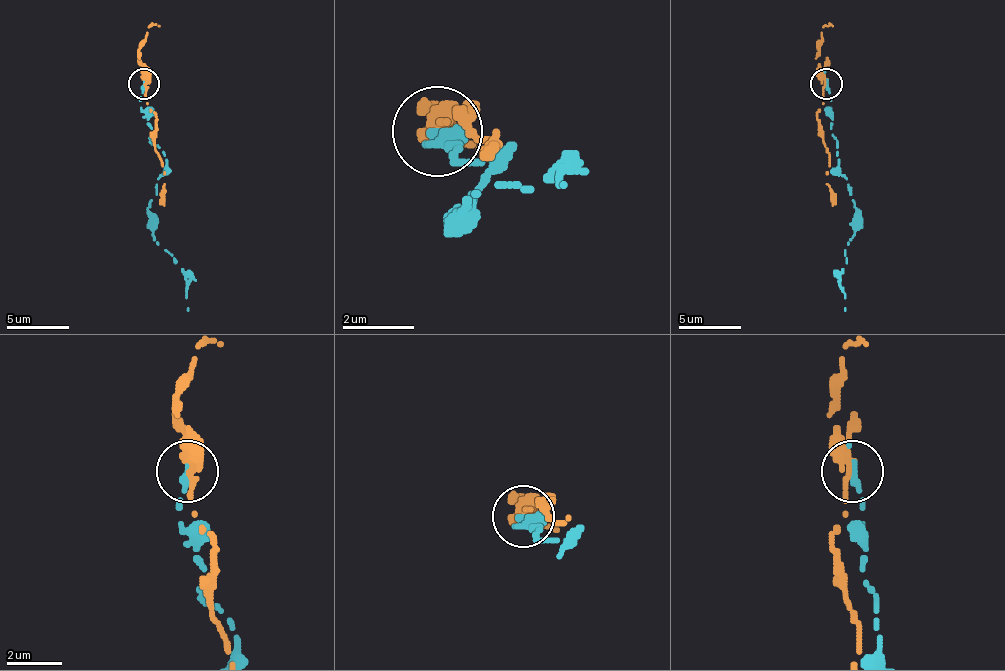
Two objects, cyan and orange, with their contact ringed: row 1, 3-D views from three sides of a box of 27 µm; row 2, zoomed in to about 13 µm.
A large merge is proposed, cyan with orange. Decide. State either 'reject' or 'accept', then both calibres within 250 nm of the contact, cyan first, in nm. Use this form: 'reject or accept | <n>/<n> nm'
reject | 300/320 nm

